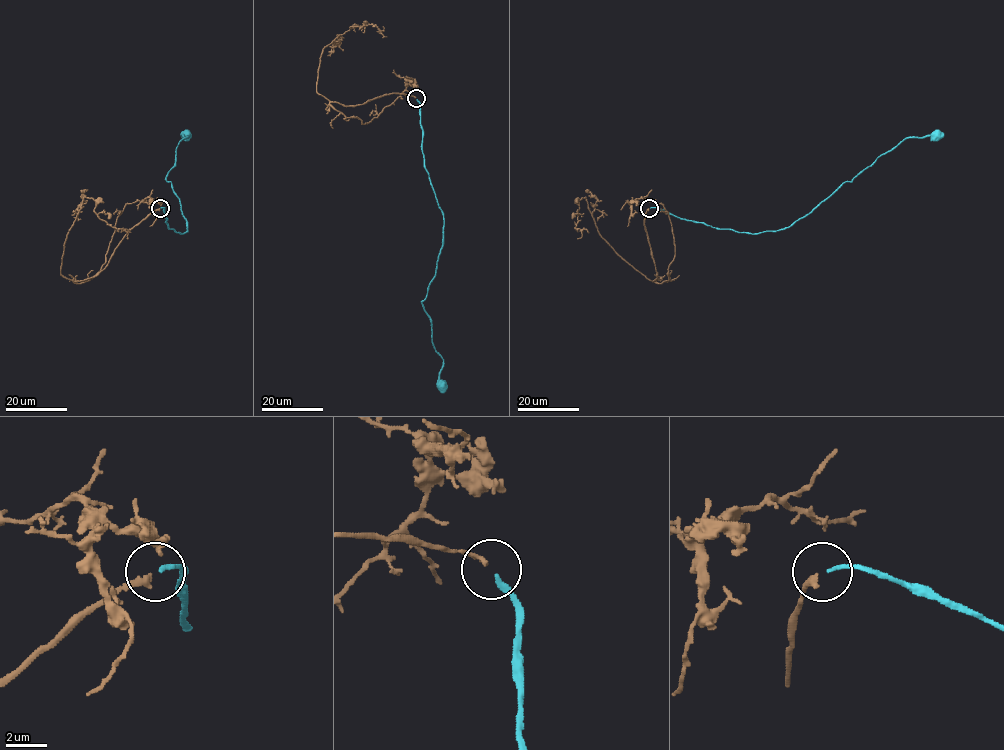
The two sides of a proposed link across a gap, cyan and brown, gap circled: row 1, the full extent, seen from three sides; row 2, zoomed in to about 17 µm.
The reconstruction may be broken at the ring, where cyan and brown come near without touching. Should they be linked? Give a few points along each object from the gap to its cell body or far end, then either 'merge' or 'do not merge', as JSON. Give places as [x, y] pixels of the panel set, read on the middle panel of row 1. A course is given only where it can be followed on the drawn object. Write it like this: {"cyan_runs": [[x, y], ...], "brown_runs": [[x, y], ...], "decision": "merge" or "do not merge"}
{"cyan_runs": [[417, 99], [425, 168], [443, 215], [443, 246], [422, 301], [433, 346], [443, 360], [442, 387]], "brown_runs": [[415, 97], [389, 93], [344, 106], [317, 92], [324, 47], [350, 27], [383, 26]], "decision": "merge"}

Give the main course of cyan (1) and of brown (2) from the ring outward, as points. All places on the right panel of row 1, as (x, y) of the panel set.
1: (650, 208), (719, 229), (749, 233), (777, 231), (808, 215), (907, 137), (938, 136)
2: (648, 208), (644, 226), (653, 281), (603, 238), (585, 197), (578, 201), (577, 239)

